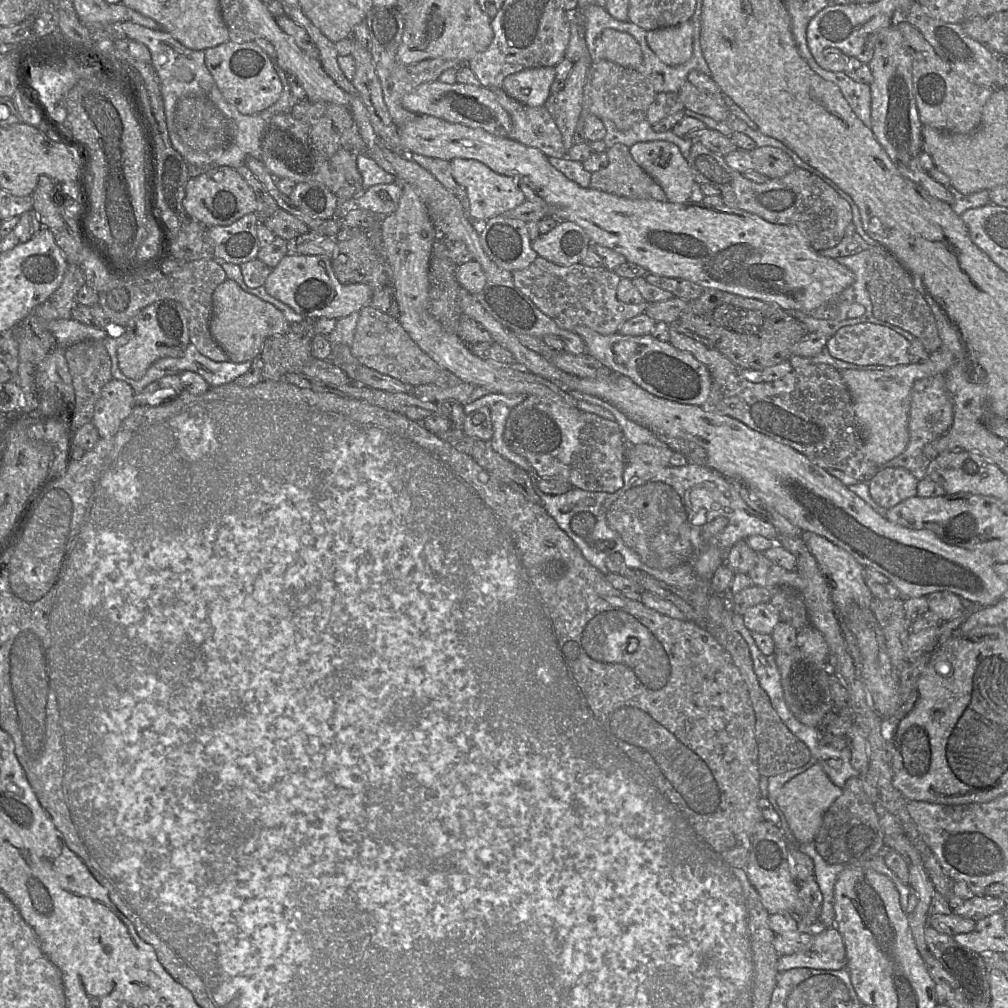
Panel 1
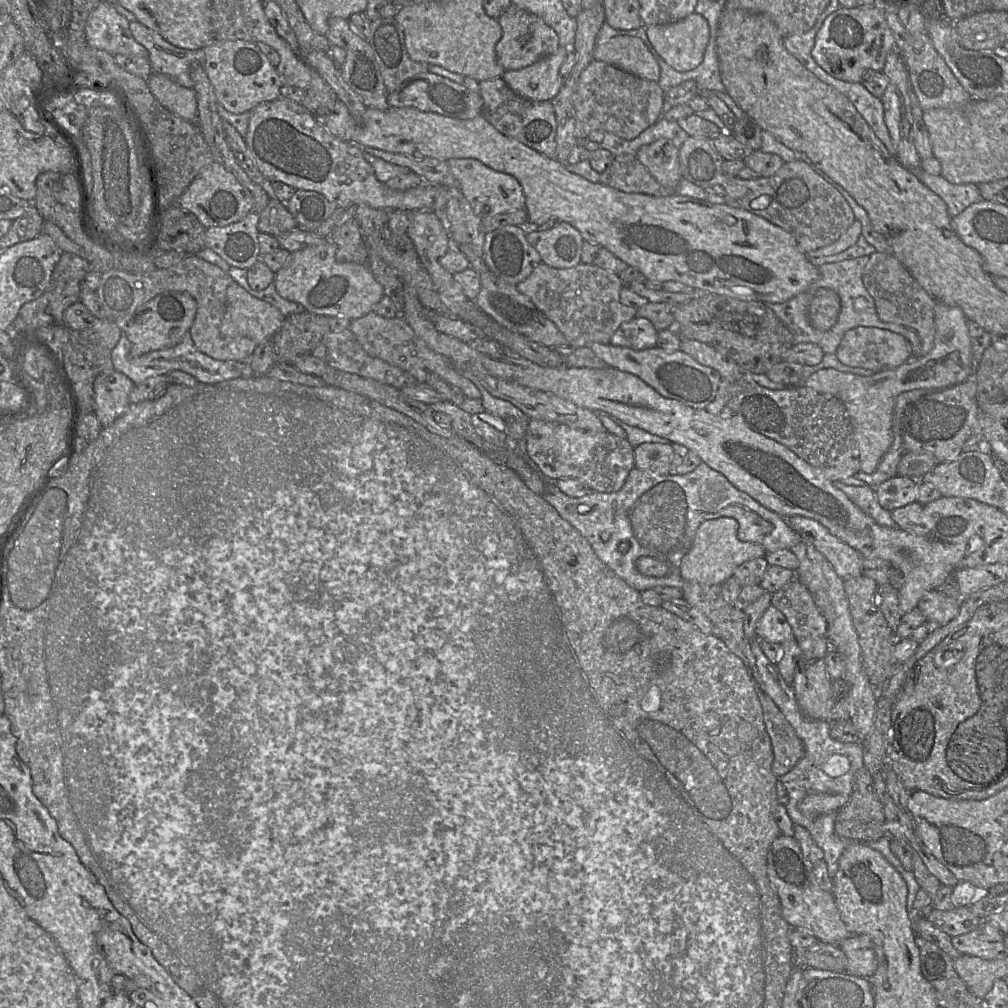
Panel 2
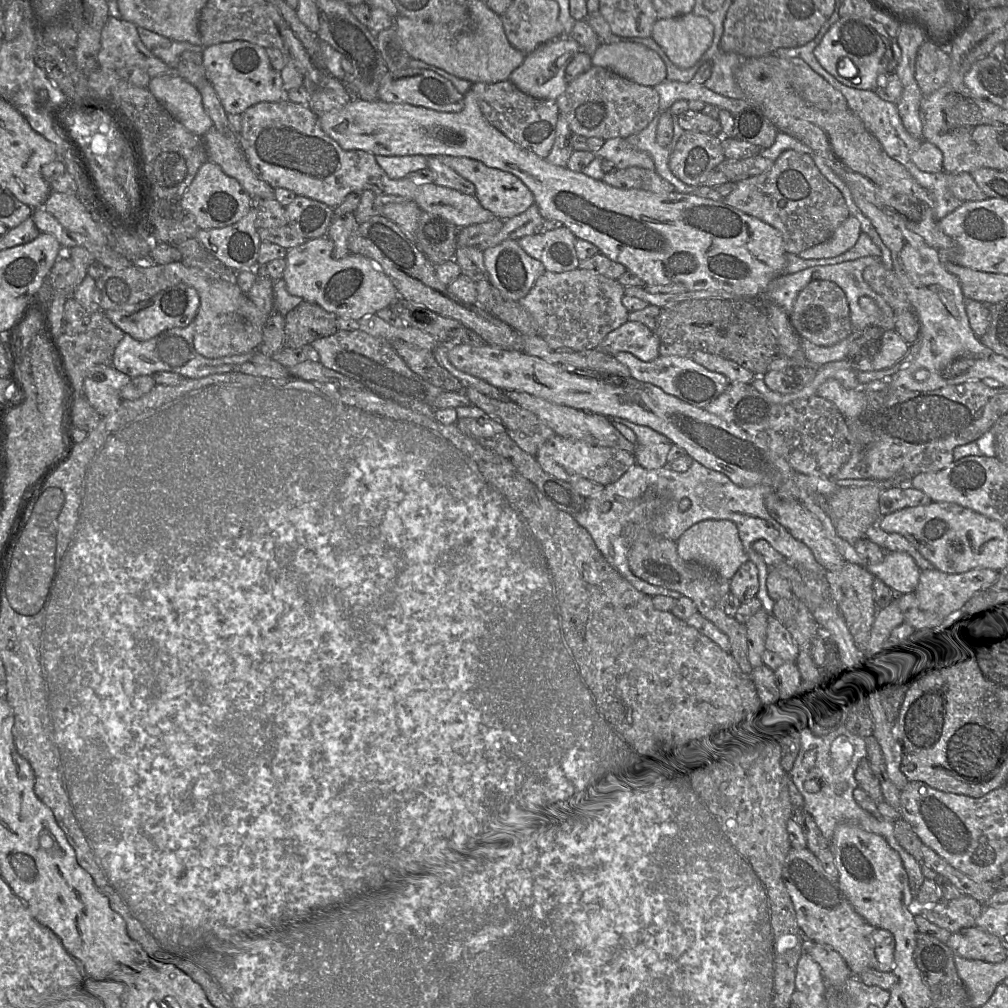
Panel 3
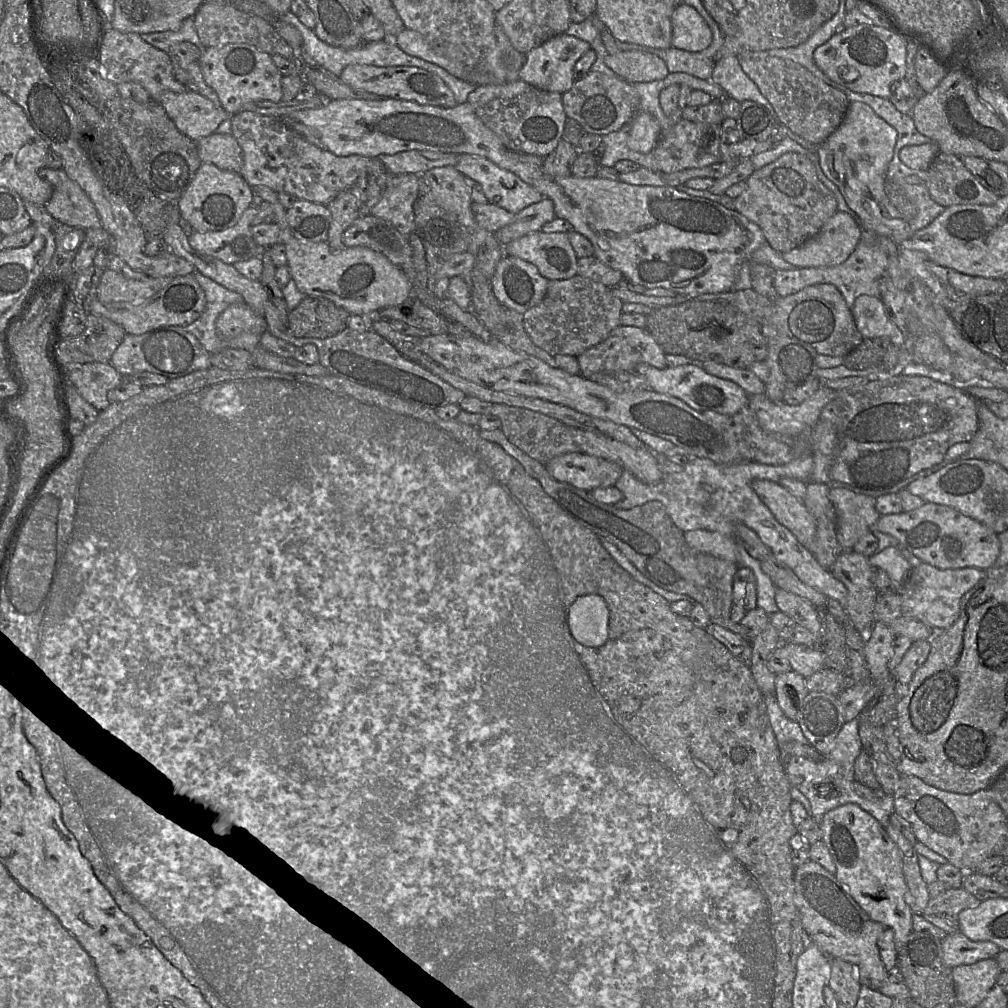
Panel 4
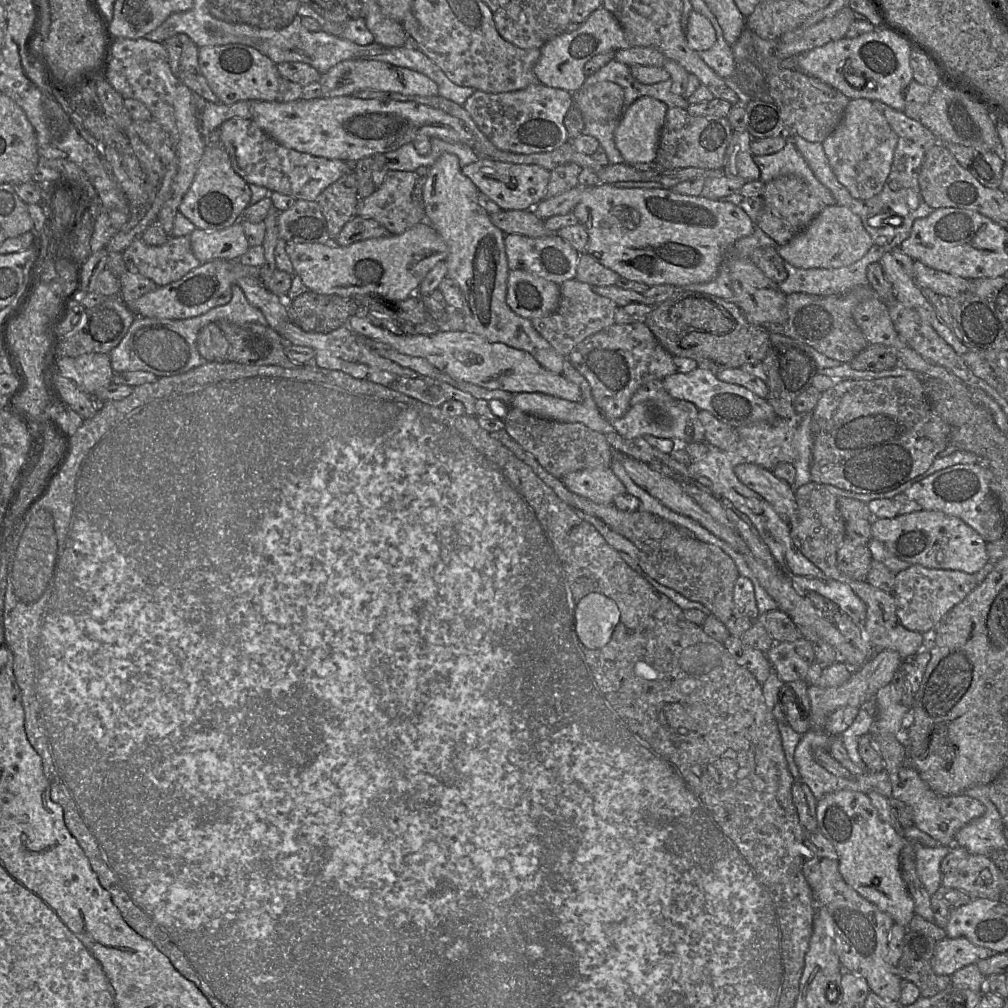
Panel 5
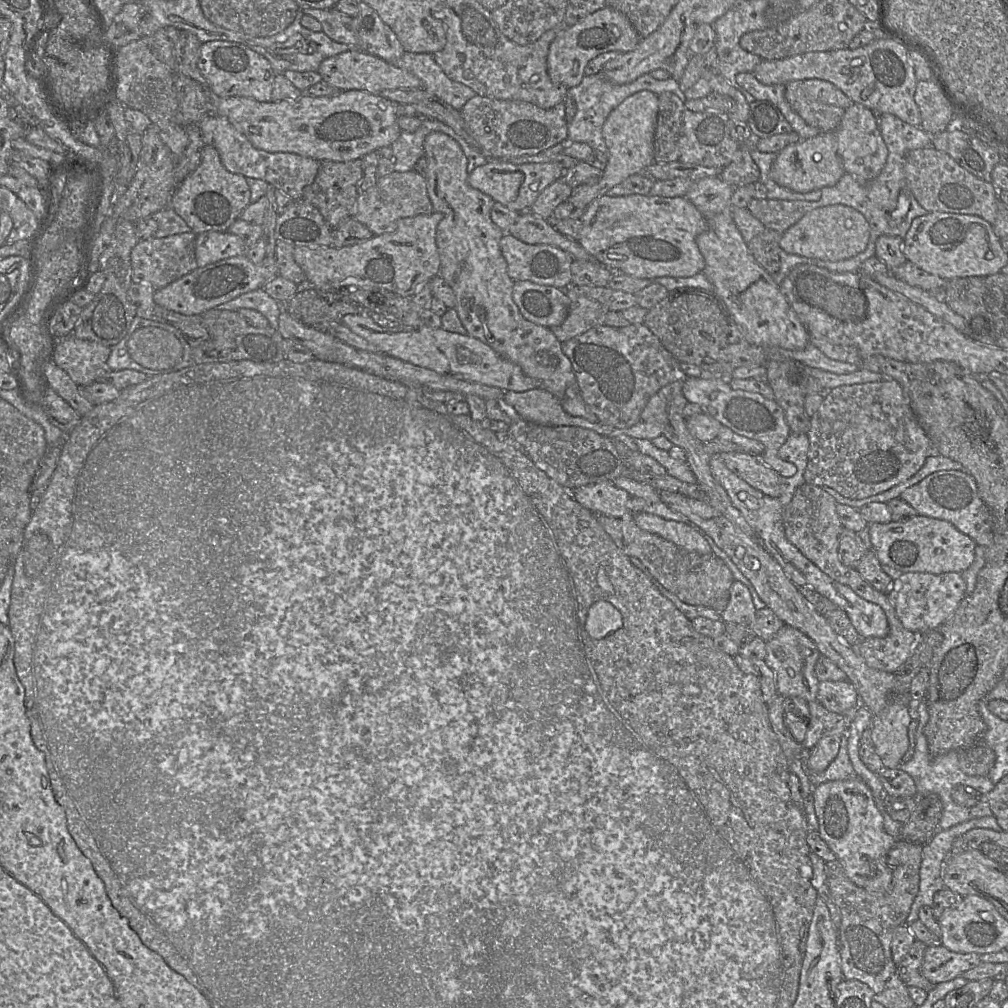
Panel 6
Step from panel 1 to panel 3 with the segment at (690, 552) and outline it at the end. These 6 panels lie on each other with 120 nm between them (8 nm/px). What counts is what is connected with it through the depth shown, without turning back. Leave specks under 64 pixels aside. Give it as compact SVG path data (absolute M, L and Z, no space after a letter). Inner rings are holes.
M694 460L690 468L683 473L675 472L669 469L668 466L660 469L646 469L636 463L632 465L617 481L605 486L604 491L599 497L585 498L586 502L583 511L572 516L578 524L589 532L597 548L608 563L638 591L651 597L665 595L676 600L682 596L679 592L662 586L652 585L637 577L630 569L628 551L632 543L637 539L640 530L648 530L654 535L672 541L678 541L686 530L698 522L704 520L730 520L735 523L738 528L739 537L743 548L749 557L749 561L754 563L758 568L759 590L756 597L761 601L762 608L768 612L769 615L772 615L776 601L770 597L767 589L767 578L772 567L768 566L762 557L753 550L752 545L755 541L766 540L775 550L786 558L787 562L799 565L818 577L825 577L827 570L817 562L812 551L806 544L797 540L783 525L768 513L765 506L765 499L771 492L773 492L773 489L764 485L757 485L748 488L738 486L726 475L709 469L696 460ZM683 499L688 499L691 502L690 507L686 511L681 511L679 508L679 503Z

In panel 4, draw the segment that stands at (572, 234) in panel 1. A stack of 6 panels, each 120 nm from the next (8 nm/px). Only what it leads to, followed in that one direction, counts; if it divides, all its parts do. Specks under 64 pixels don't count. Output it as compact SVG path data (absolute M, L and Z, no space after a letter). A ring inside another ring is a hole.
M542 230L518 238L505 247L505 254L534 264L540 274L550 280L569 279L578 274L578 257L571 245L568 233L545 233Z

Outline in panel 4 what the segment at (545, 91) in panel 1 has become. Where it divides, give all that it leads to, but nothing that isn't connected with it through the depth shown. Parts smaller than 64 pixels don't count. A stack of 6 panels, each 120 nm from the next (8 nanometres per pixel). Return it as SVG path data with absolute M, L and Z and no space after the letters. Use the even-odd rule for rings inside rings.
M560 34L545 41L526 54L526 62L519 71L519 80L536 88L561 94L570 90L575 82L574 65L591 46L577 37Z

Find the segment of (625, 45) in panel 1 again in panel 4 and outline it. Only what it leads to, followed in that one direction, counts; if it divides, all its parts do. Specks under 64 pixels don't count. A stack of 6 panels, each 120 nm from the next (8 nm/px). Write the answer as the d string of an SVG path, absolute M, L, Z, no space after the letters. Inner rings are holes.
M638 50L608 53L603 60L618 77L629 83L662 80L669 74L666 63L657 55Z

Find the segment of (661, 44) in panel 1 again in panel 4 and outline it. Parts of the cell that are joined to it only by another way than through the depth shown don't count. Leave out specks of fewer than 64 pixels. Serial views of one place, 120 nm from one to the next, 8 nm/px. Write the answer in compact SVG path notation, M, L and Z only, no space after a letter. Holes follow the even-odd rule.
M677 5L671 16L671 24L673 48L700 52L712 42L712 30L692 6Z

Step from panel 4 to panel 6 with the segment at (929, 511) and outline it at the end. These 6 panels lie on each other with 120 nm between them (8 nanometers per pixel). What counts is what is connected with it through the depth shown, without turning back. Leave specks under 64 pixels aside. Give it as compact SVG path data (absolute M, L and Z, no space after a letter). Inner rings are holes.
M917 514L889 523L872 523L869 534L872 550L880 564L891 566L902 573L962 573L973 563L975 558L974 551L977 546L975 541L946 520Z

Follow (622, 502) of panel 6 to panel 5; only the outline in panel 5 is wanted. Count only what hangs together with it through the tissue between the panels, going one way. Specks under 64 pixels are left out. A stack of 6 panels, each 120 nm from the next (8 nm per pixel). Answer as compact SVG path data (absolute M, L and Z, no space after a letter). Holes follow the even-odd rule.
M587 468L566 474L561 481L573 493L598 504L612 504L616 496L626 493L624 484L609 468Z

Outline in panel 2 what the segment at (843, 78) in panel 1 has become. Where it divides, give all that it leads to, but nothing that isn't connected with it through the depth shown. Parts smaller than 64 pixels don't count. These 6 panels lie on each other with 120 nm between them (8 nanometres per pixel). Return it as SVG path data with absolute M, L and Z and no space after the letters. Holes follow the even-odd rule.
M816 72L813 74L845 95L886 146L890 154L896 157L896 150L884 121L884 109L881 100L872 95L861 83L845 82L832 77L828 73L820 74L820 72Z

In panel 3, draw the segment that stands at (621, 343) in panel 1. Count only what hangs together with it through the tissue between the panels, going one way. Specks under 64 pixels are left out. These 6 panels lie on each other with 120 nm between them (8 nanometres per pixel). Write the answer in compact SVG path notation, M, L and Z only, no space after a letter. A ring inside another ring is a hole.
M619 352L614 357L629 368L631 377L651 383L664 392L699 408L705 408L715 401L730 384L723 374L706 369L691 357L660 355L650 362L644 362L629 352Z

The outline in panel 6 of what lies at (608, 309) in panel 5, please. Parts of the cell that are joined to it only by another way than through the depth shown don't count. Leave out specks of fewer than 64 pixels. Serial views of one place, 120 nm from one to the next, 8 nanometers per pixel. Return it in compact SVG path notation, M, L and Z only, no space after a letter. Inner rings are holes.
M575 285L564 290L570 300L568 314L560 325L548 327L561 343L603 325L609 311L600 302L579 293Z

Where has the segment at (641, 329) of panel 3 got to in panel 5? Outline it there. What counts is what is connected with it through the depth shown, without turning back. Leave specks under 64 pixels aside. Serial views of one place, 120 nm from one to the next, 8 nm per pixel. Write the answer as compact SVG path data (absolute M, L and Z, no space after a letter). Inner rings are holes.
M643 321L629 324L613 323L576 345L567 358L589 383L592 397L600 413L608 421L622 417L629 410L630 400L641 385L651 380L662 380L677 372L673 355L659 343Z

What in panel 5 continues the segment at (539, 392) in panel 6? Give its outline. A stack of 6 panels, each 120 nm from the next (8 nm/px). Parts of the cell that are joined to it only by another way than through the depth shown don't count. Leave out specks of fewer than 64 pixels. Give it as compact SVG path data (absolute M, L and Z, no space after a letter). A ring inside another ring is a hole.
M566 359L562 371L563 376L576 384L583 394L583 399L579 402L572 402L555 396L551 396L539 392L521 392L516 393L513 396L512 407L519 410L548 420L554 420L559 422L575 423L579 422L586 425L588 428L600 432L602 434L608 434L614 432L615 428L611 422L608 421L599 411L591 393L591 388L587 380L582 374L572 365L572 363Z

